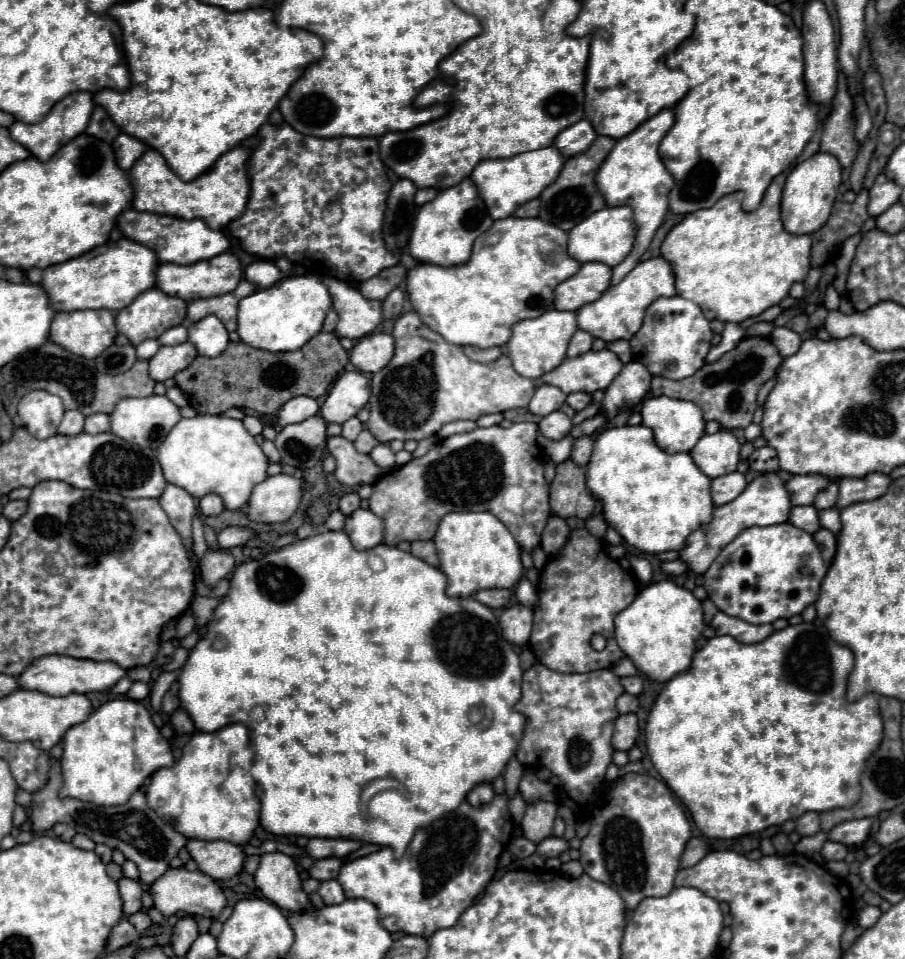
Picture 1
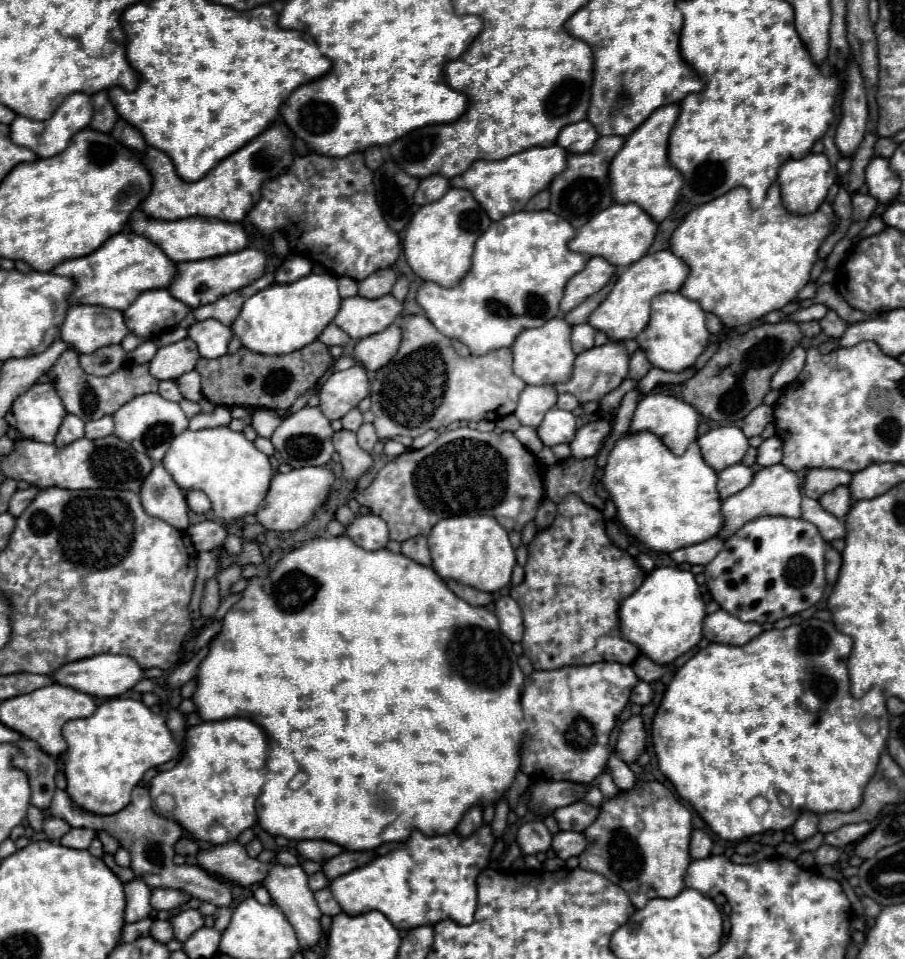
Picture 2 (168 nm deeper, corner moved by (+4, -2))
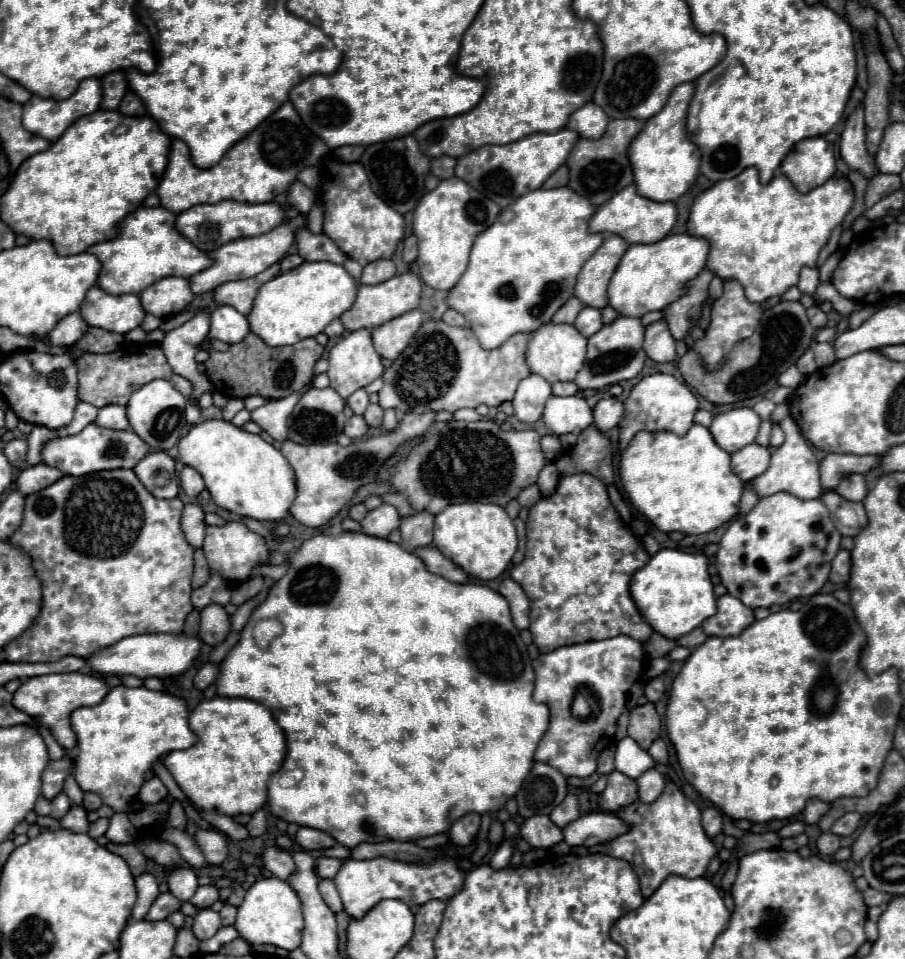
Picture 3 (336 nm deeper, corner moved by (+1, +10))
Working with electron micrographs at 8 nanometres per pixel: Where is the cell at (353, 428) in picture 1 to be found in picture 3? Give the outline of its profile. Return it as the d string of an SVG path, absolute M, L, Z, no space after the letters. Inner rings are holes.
M357 389L349 399L347 399L347 405L353 409L355 415L363 415L367 405L369 405L369 397L365 393L365 389Z

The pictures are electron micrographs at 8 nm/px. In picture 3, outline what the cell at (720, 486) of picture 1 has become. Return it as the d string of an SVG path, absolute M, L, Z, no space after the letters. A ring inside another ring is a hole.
M751 443L731 455L731 469L735 469L735 475L747 483L769 467L769 457L771 451L767 447Z

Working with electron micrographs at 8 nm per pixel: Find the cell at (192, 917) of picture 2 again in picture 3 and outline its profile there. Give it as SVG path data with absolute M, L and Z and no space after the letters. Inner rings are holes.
M205 885L205 887L199 887L197 893L195 893L189 901L191 901L197 909L207 909L207 907L211 907L211 905L217 901L217 897L219 897L217 887Z

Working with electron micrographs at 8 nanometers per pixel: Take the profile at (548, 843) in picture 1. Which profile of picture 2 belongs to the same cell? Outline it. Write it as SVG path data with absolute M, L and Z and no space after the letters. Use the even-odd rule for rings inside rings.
M560 831L554 835L552 841L552 849L560 859L568 859L568 857L578 857L588 845L588 839L584 837L584 833L578 831Z

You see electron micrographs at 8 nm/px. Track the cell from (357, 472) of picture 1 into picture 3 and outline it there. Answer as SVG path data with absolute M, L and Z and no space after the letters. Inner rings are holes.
M353 415L351 419L347 419L347 425L345 425L345 429L343 429L343 433L347 435L347 437L351 437L351 439L361 439L365 433L367 433L367 423L365 423L365 419L363 417L359 417L359 415Z

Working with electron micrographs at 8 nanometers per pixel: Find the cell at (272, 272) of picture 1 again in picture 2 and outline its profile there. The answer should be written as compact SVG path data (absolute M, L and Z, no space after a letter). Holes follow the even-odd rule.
M294 255L282 263L282 267L276 271L276 283L292 283L304 275L308 275L312 269L312 261L306 255Z

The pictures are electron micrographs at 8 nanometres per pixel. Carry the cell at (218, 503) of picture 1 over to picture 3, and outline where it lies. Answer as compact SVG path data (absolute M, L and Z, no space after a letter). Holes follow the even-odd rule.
M183 467L179 479L181 479L181 487L183 487L183 491L185 491L189 497L197 497L197 495L205 489L205 481L203 481L203 477L201 477L195 469L191 469L191 467Z

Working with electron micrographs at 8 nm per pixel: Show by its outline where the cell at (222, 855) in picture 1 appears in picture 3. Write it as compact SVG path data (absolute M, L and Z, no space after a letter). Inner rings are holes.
M267 847L261 855L261 861L265 865L267 871L271 871L275 877L279 879L287 879L293 869L295 869L295 863L293 863L293 857L287 853L287 851L281 851L277 847Z

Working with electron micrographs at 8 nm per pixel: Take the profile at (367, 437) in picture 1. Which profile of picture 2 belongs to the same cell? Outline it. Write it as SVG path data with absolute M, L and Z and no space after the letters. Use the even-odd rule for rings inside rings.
M364 423L364 425L356 431L356 435L358 435L358 445L360 445L364 451L372 451L372 447L374 447L376 441L378 441L378 435L376 435L376 429L374 429L372 423Z

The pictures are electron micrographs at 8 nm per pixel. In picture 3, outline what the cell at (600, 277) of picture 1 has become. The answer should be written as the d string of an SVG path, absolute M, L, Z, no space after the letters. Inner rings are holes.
M619 235L605 237L603 245L591 255L591 259L579 271L575 297L579 297L589 307L603 309L607 305L609 279L627 247L629 245Z

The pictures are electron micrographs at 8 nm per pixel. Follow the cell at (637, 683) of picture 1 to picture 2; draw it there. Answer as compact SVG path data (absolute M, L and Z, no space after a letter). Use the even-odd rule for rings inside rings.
M640 681L634 689L632 689L632 695L630 695L630 701L632 703L636 703L636 705L648 705L650 701L652 701L652 689L650 689L650 685L648 683L644 683L644 681Z

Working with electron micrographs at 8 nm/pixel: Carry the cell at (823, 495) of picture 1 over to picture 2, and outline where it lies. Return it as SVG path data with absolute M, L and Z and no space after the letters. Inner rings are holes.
M836 487L834 491L826 493L824 497L820 497L820 505L830 511L832 515L844 519L846 513L850 511L852 507L852 495L850 495L850 489L848 487Z

